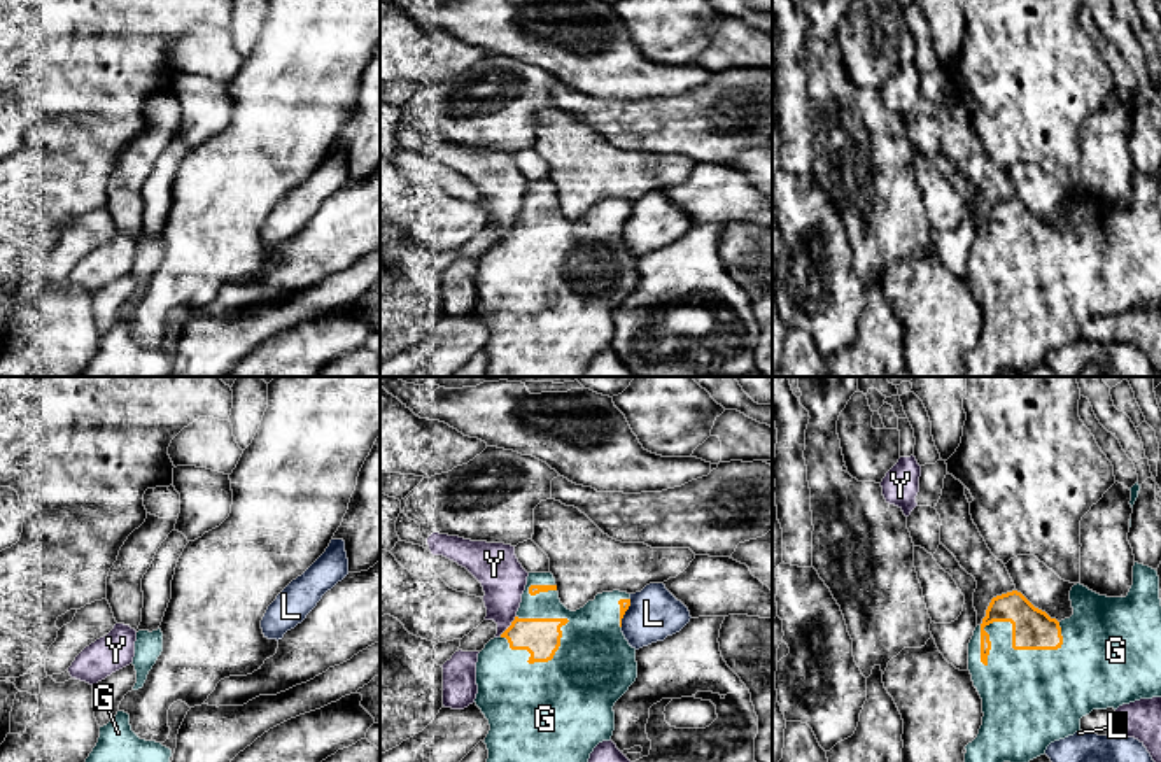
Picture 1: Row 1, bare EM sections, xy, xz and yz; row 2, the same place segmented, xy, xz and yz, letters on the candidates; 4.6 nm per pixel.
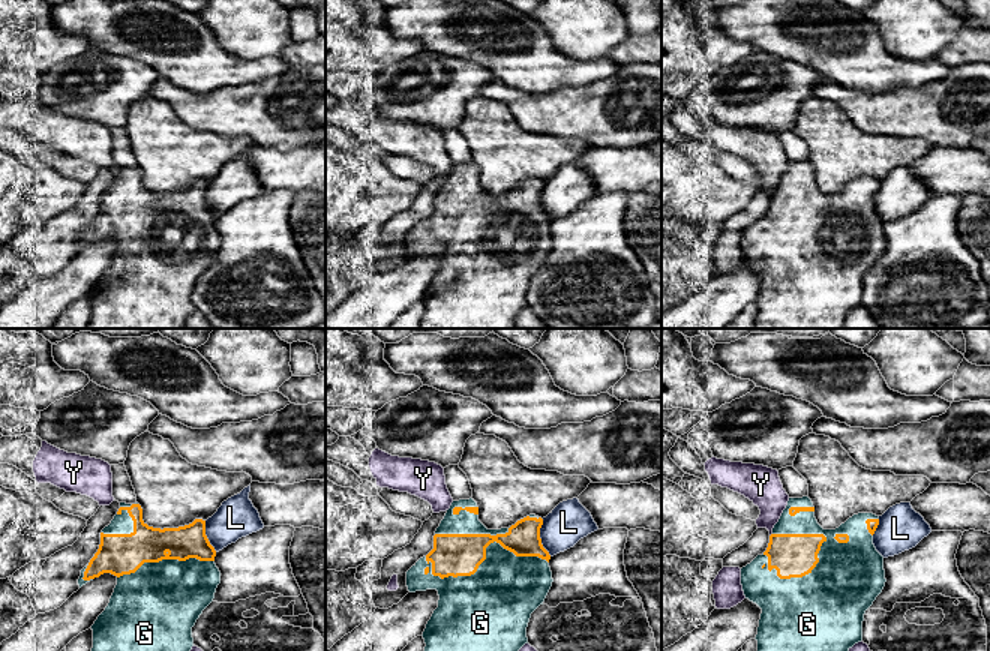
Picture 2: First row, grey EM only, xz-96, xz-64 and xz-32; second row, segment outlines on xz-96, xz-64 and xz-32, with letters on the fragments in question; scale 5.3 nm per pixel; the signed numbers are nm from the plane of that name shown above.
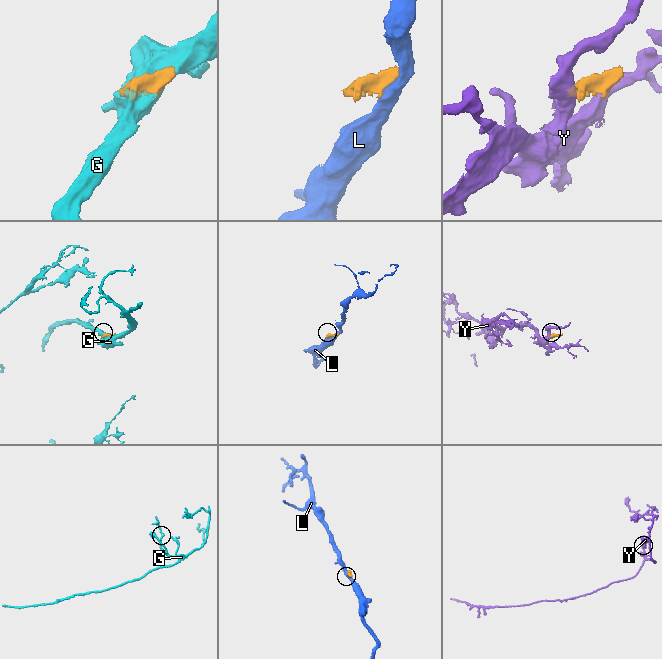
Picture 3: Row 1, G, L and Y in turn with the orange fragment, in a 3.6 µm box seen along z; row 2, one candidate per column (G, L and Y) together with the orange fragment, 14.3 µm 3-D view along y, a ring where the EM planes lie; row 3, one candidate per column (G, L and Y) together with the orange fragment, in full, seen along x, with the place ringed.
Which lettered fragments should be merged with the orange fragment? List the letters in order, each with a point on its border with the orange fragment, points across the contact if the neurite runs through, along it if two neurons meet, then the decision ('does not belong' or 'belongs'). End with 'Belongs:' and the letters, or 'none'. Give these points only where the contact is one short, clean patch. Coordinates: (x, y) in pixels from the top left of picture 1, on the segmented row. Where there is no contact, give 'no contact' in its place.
G: meets orange in yz at (1013, 633); belongs
L: meets orange in xz at (624, 613); does not belong
Y: meets orange in xz at (510, 626); border along xz (515, 615), (499, 634); does not belong
Belongs: G

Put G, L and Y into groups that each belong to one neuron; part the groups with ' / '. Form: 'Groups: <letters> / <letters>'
Groups: G / L / Y

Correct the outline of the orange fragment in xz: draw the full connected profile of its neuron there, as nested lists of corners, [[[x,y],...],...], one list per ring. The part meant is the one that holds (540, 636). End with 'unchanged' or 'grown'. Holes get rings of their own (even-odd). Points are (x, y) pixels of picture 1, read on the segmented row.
[[[529,573],[515,620],[478,653],[475,702],[490,725],[483,741],[487,762],[588,762],[594,748],[611,739],[613,706],[637,678],[636,648],[622,632],[629,606],[630,594],[613,590],[597,594],[594,601],[571,611],[560,603],[552,573]]]; grown

